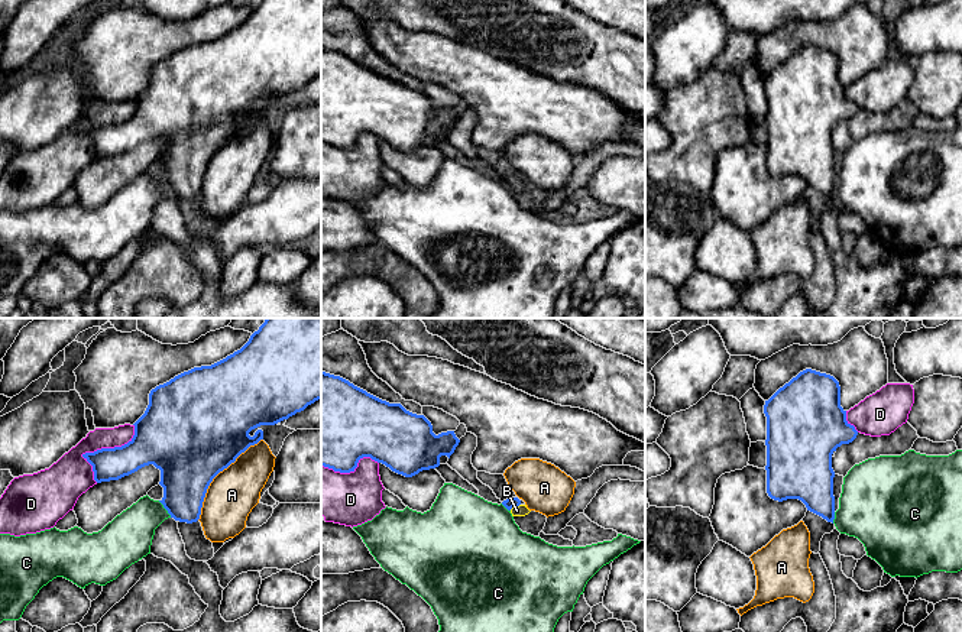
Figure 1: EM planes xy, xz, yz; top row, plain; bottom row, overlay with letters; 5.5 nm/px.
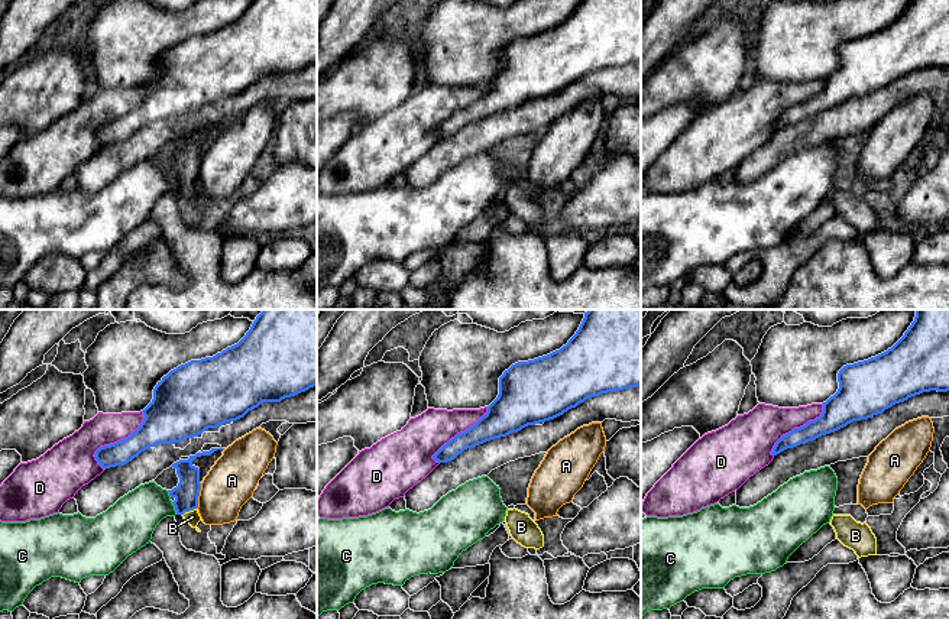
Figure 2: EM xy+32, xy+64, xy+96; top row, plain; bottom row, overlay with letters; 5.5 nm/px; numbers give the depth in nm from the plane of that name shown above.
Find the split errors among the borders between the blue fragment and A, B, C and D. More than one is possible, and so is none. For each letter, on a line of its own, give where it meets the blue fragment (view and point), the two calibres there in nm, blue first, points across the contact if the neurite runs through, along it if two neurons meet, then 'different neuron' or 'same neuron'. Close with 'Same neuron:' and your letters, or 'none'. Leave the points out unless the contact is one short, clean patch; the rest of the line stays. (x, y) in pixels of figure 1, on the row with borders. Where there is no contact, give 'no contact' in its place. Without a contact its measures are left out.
A: xy (217, 473) | 500/280 nm | different neuron
B: xz (514, 505) | 60/60 nm | across xz (508, 504), (514, 505), (517, 511) | same neuron
C: xy (165, 508) | 300/240 nm | different neuron
D: xy (101, 449) | 190/240 nm | different neuron
Same neuron: B

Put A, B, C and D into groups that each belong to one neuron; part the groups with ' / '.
A / B / C / D

